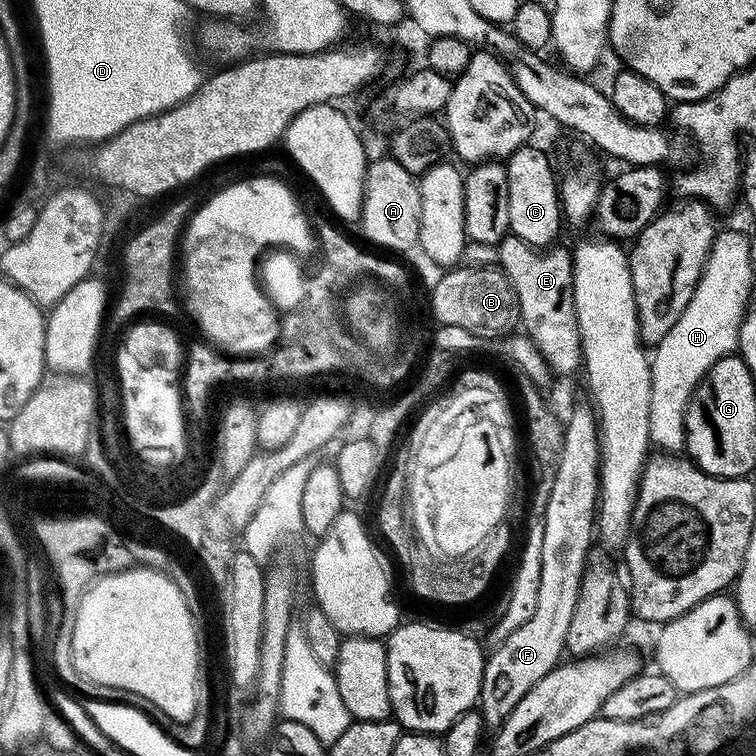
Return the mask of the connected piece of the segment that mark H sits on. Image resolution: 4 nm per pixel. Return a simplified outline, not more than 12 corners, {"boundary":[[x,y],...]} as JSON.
{"boundary":[[721,231],[650,356],[648,439],[685,451],[700,381],[740,342],[749,237]]}

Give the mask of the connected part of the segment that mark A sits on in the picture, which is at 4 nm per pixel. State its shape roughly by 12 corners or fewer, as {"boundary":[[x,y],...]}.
{"boundary":[[391,155],[373,159],[358,227],[372,244],[420,243],[417,177]]}

